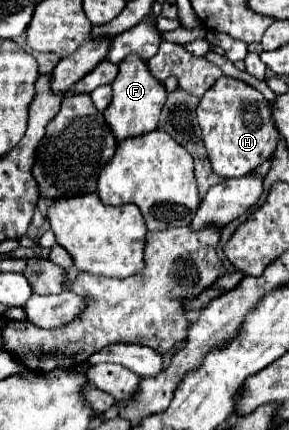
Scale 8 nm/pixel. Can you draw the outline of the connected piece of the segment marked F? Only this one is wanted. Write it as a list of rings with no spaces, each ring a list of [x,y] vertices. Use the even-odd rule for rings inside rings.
[[[131,53],[131,57],[125,57],[119,63],[119,75],[113,81],[113,101],[103,115],[111,125],[117,141],[123,141],[127,137],[145,135],[157,129],[159,113],[165,101],[167,101],[165,85],[161,81],[155,81],[155,77],[151,77],[151,71],[141,57],[135,57],[135,53]]]

